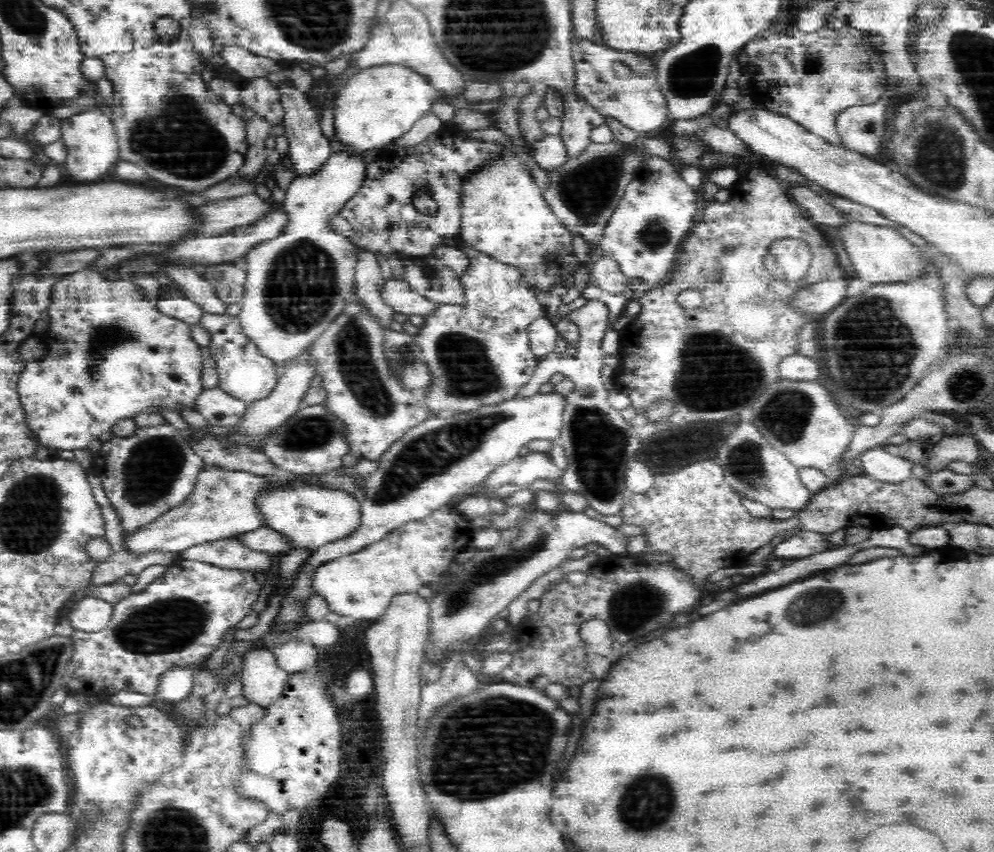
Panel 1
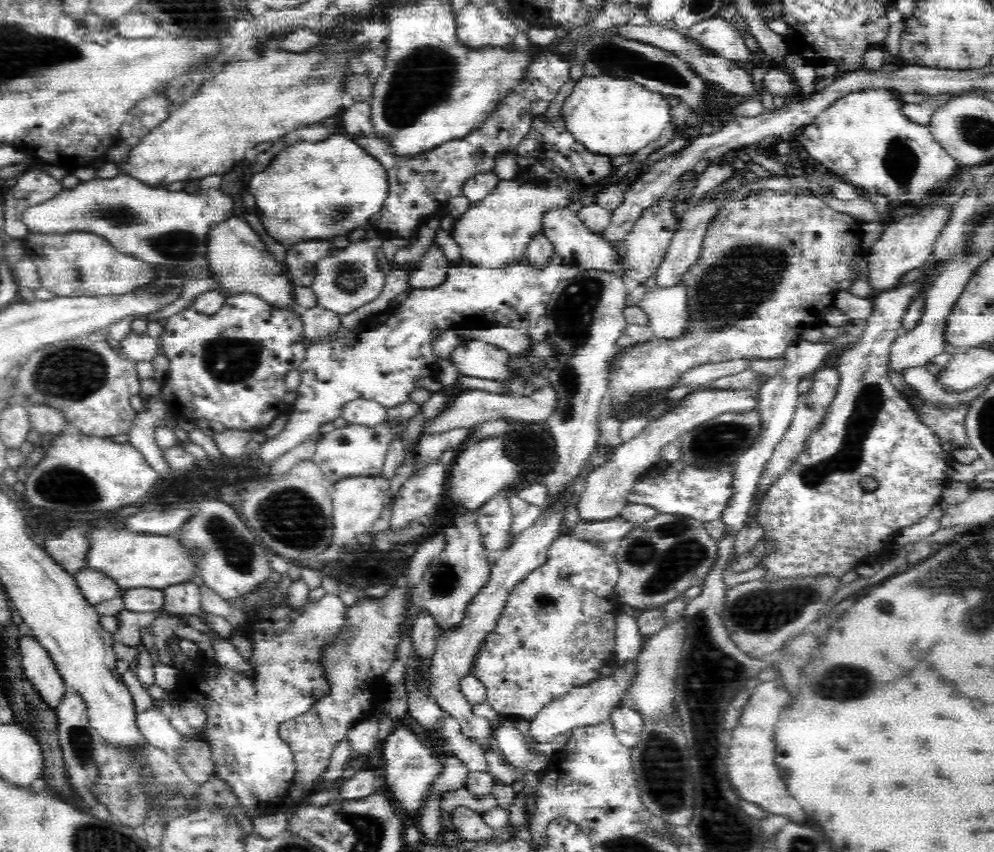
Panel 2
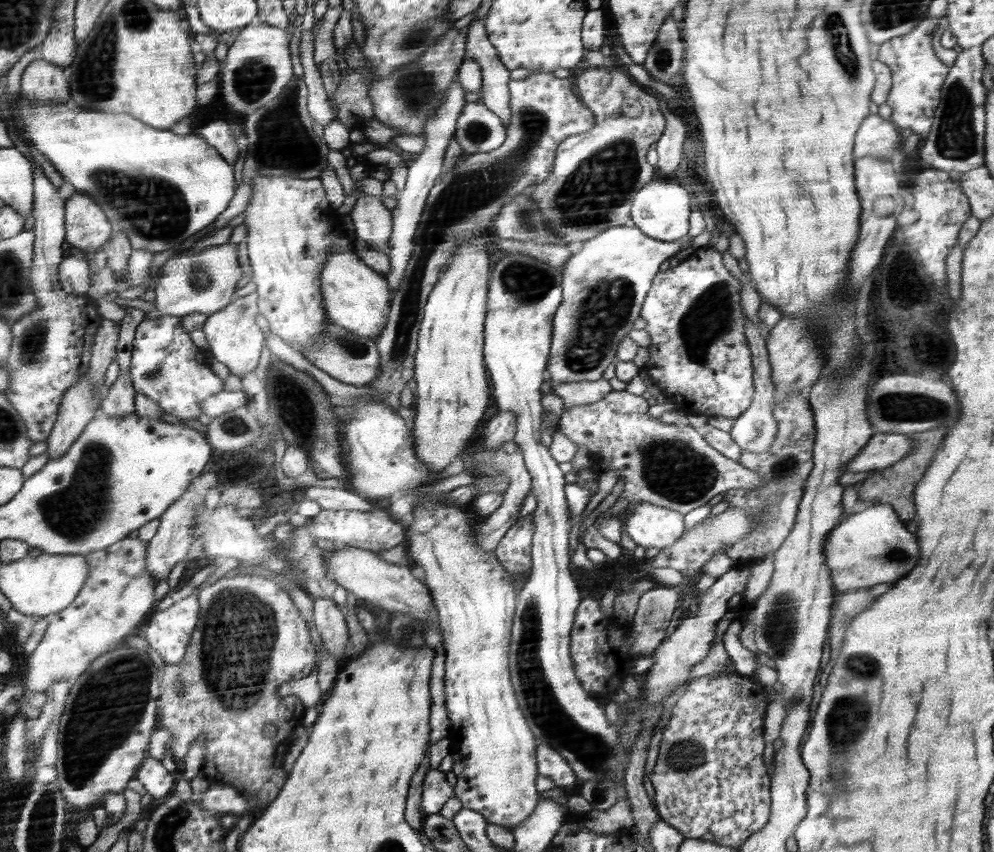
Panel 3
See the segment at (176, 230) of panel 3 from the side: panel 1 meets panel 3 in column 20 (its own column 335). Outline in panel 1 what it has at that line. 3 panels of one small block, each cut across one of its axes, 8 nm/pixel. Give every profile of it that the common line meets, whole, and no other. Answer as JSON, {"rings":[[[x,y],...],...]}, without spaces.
{"rings":[[[388,62],[364,68],[350,76],[334,98],[335,136],[359,153],[383,149],[408,132],[438,101],[439,94],[427,78],[409,66]]]}

